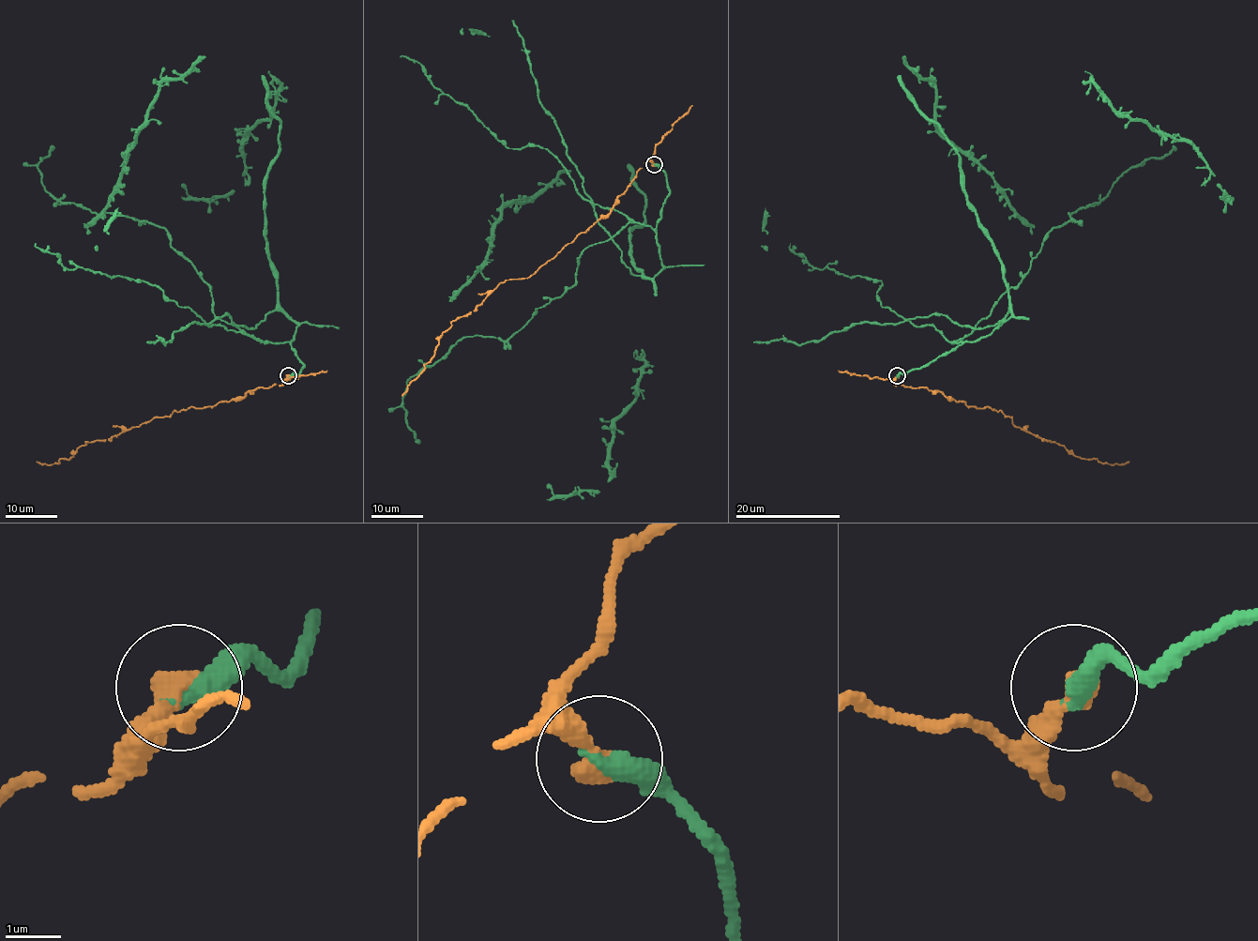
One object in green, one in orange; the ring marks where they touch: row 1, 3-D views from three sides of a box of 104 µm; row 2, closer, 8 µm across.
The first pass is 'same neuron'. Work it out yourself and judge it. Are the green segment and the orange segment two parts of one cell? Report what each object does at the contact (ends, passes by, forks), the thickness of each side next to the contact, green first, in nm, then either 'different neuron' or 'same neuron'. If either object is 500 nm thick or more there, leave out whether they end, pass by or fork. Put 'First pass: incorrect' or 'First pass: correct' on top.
First pass: incorrect
green ends; orange ends; calibres 440 and 480 nm; different neuron

